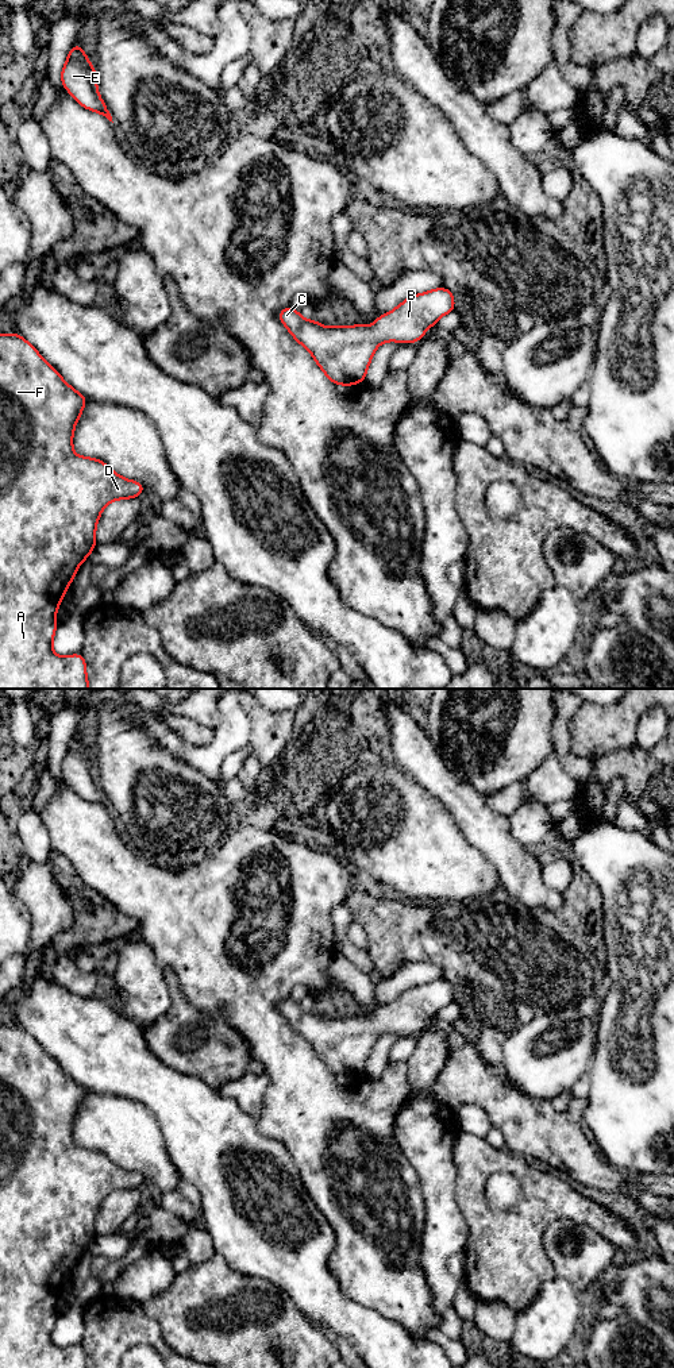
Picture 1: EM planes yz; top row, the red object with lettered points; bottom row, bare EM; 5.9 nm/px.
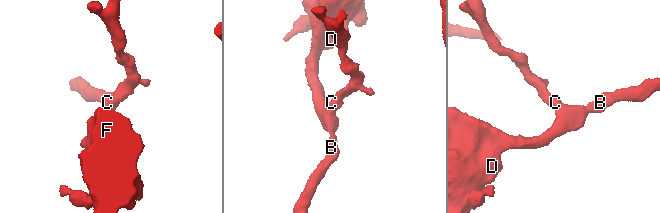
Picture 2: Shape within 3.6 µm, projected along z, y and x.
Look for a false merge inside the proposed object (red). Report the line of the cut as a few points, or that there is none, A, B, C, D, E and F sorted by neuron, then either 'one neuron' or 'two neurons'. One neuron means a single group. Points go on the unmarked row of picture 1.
cut none; groups A B C D E F; one neuron

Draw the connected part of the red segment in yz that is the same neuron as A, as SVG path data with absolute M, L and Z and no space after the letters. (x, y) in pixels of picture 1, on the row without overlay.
M16 1024L0 1025L0 1368L86 1368L82 1345L58 1348L53 1342L55 1305L80 1256L97 1236L96 1217L103 1201L115 1191L139 1188L146 1182L140 1174L123 1169L103 1152L74 1145L73 1125L86 1091L88 1088L74 1082L30 1033Z

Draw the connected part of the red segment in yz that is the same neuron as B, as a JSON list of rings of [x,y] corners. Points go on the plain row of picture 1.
[[[440,978],[407,989],[374,1016],[321,1017],[307,1011],[292,998],[278,1003],[280,1013],[293,1030],[309,1043],[324,1067],[334,1076],[350,1079],[362,1075],[377,1038],[386,1033],[416,1034],[438,1011],[454,1003],[451,982]]]

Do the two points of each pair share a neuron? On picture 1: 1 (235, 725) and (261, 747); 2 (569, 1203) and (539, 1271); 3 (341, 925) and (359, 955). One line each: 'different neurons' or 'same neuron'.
1: different neurons
2: same neuron
3: same neuron

